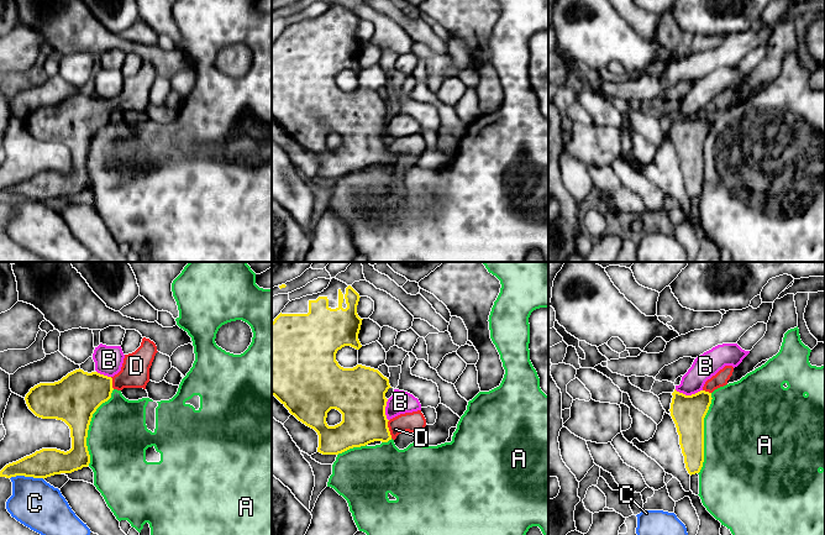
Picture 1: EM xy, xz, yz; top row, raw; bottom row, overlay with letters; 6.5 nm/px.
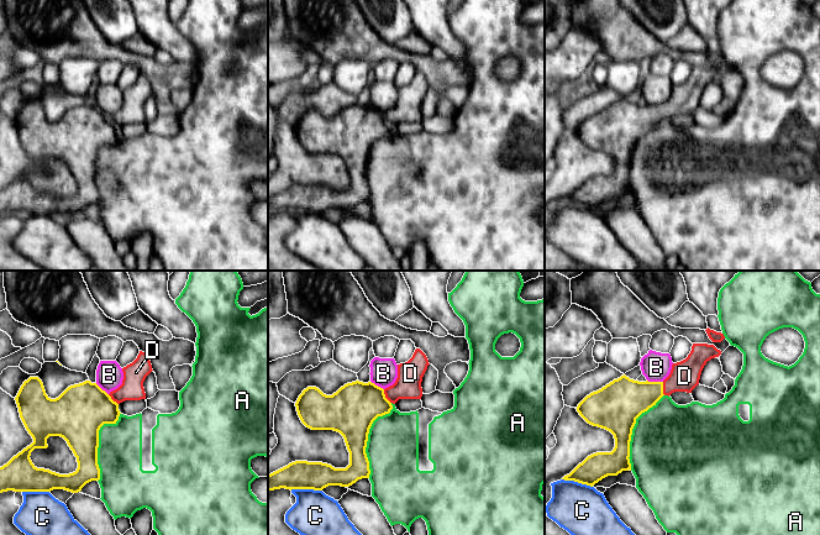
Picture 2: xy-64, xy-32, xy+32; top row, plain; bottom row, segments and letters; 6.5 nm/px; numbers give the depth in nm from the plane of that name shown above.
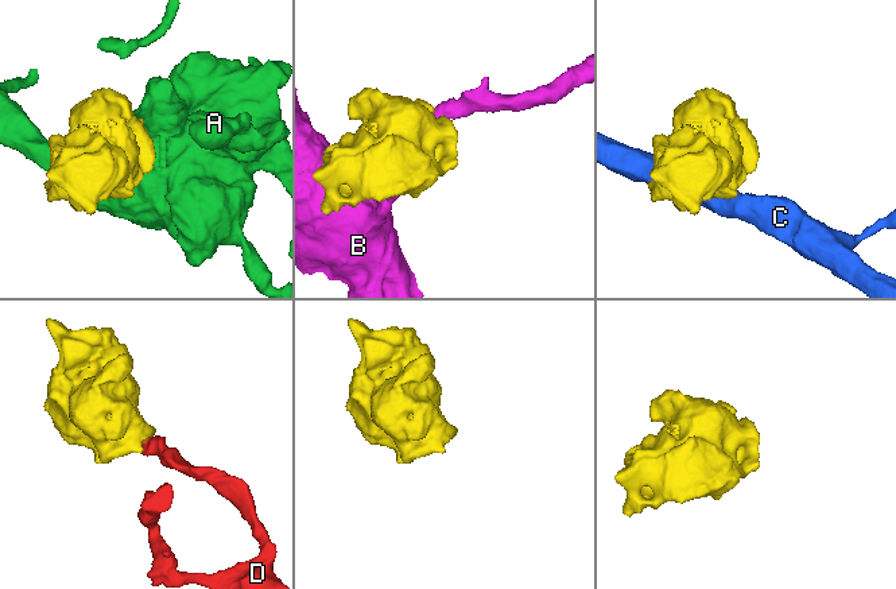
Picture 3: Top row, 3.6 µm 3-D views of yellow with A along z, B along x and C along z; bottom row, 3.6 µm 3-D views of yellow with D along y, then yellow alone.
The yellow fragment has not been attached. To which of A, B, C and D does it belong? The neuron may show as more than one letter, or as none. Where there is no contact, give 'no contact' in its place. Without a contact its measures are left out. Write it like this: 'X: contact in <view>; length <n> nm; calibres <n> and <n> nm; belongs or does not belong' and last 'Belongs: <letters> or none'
A: contact in yz; length 550 nm; calibres 220 and 500 nm; does not belong
B: contact in yz; length 180 nm; calibres 220 and 160 nm; does not belong
C: contact in xy; length 220 nm; calibres 190 and 320 nm; does not belong
D: contact in xz; length 120 nm; calibres 320 and 140 nm; belongs
Belongs: D

